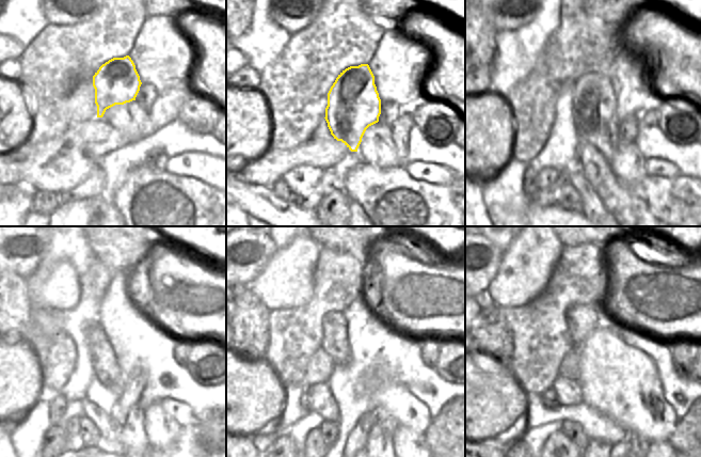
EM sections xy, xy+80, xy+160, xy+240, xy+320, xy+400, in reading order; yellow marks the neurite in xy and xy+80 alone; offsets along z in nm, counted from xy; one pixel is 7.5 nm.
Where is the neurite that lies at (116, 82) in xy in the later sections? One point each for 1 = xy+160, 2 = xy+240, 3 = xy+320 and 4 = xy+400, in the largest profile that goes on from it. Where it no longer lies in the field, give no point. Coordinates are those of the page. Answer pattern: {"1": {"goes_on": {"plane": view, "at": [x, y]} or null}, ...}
{"1": {"goes_on": {"plane": "xy+160", "at": [593, 109]}}, "2": {"goes_on": {"plane": "xy+240", "at": [107, 369]}}, "3": {"goes_on": {"plane": "xy+320", "at": [335, 344]}}, "4": {"goes_on": {"plane": "xy+400", "at": [582, 320]}}}

